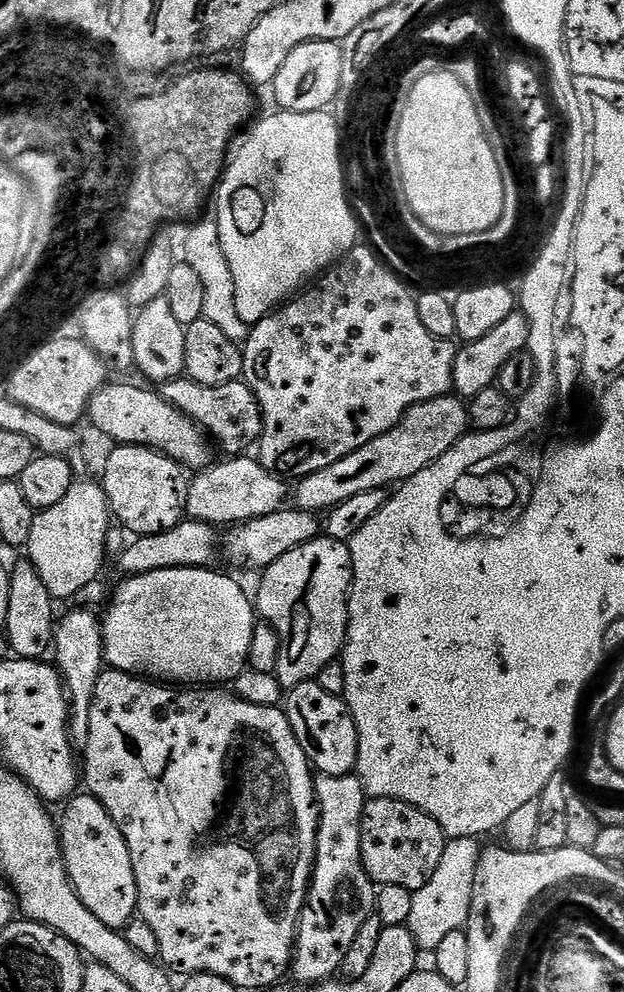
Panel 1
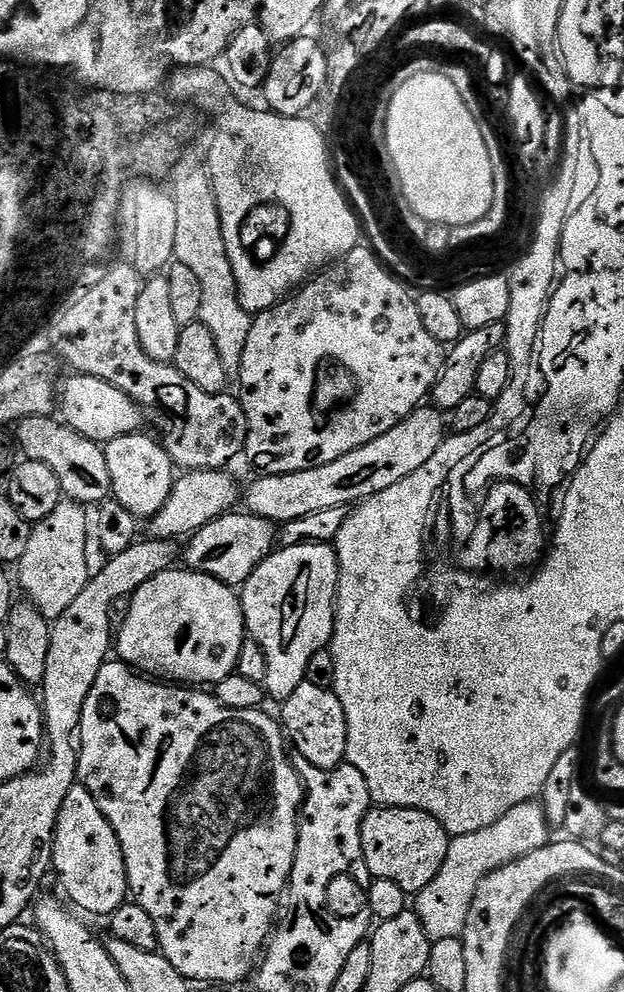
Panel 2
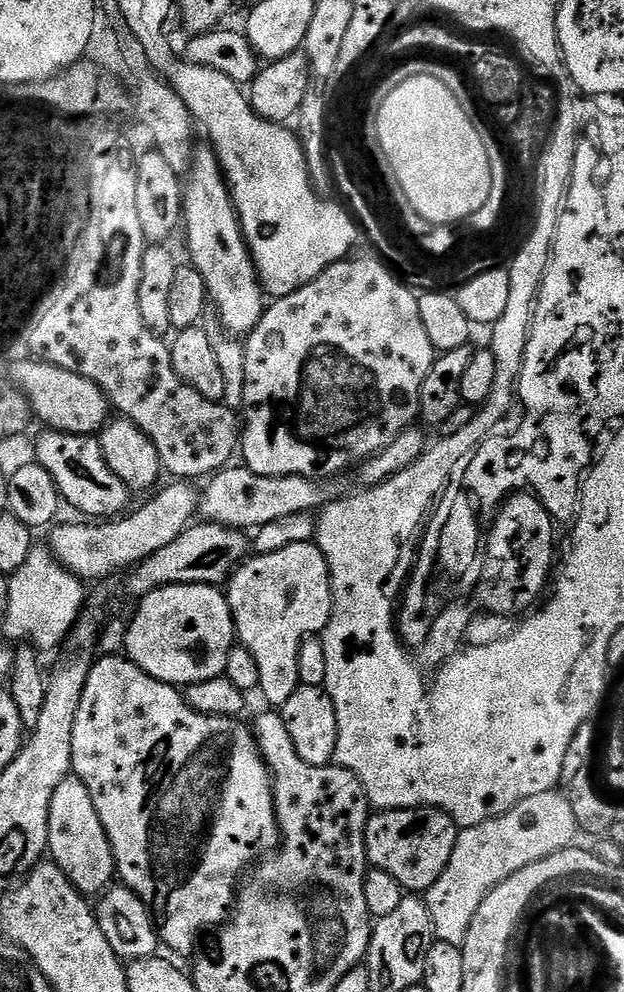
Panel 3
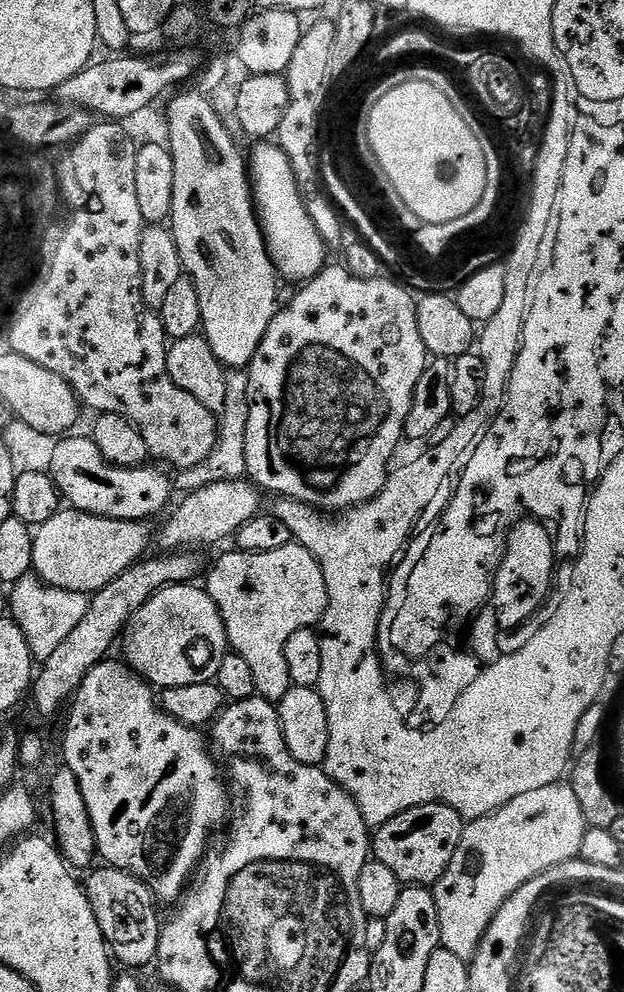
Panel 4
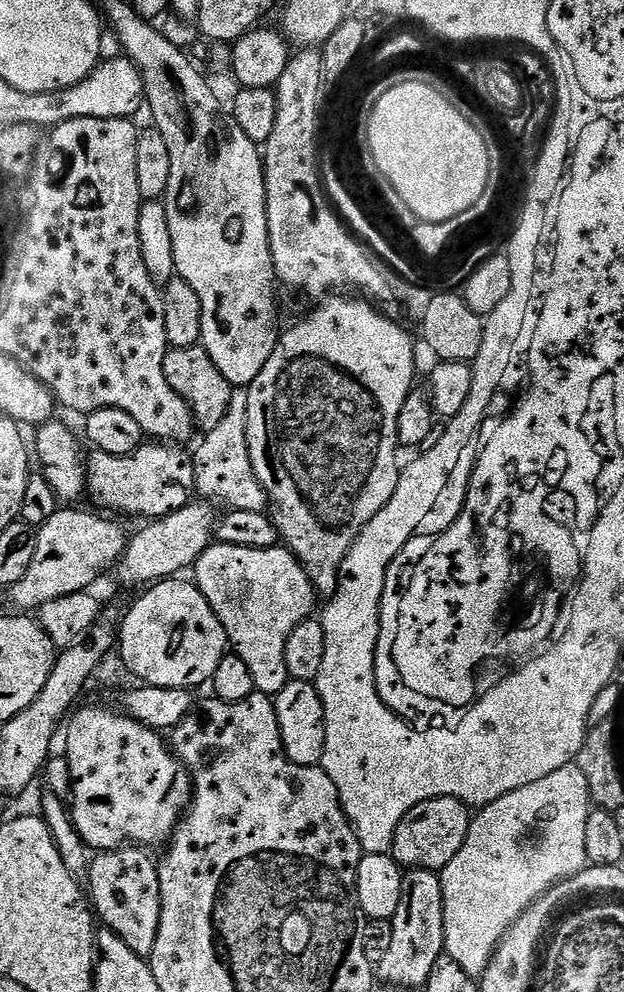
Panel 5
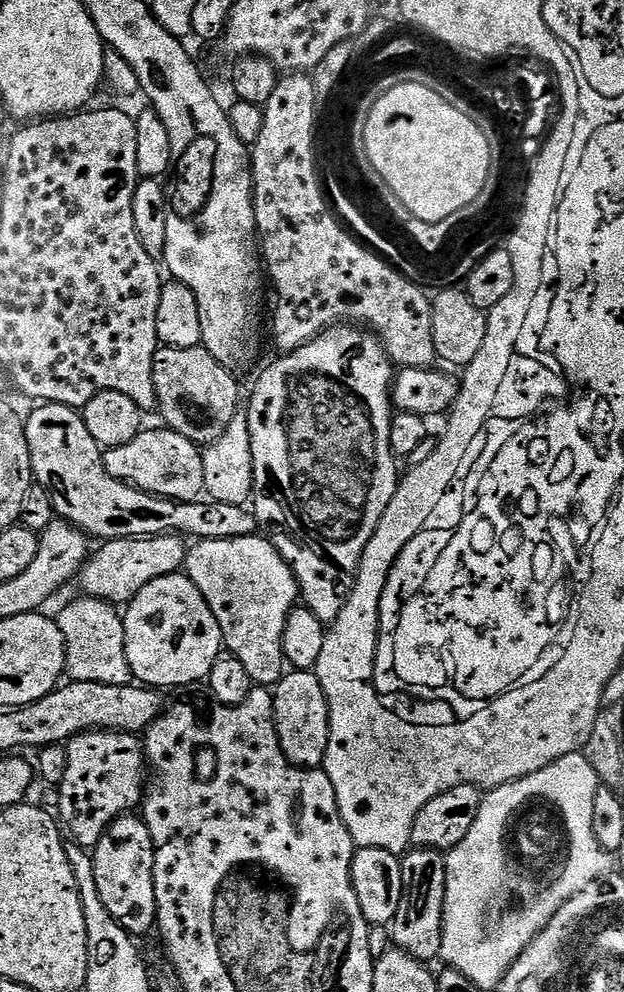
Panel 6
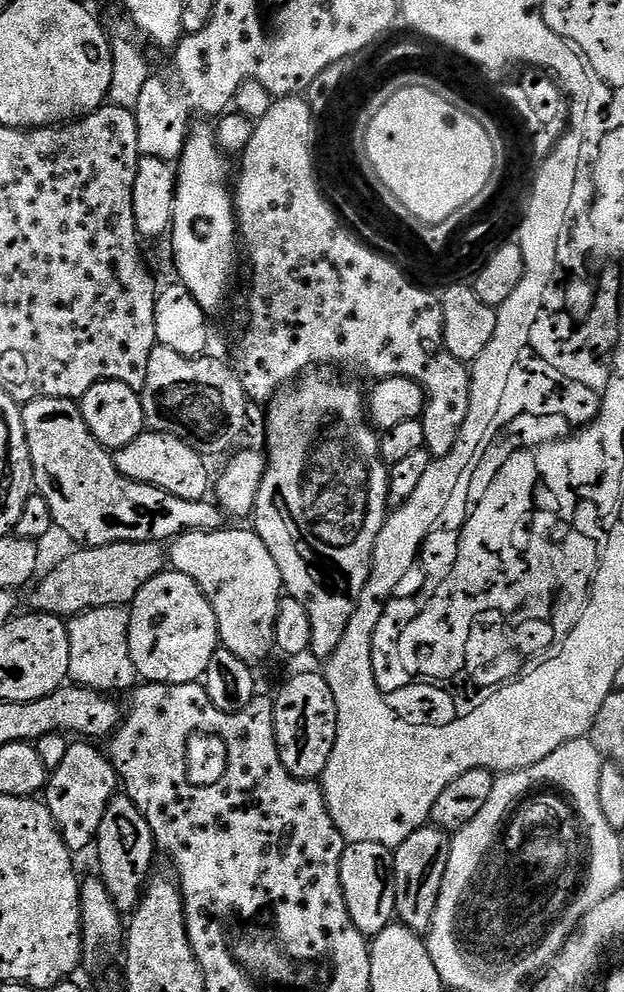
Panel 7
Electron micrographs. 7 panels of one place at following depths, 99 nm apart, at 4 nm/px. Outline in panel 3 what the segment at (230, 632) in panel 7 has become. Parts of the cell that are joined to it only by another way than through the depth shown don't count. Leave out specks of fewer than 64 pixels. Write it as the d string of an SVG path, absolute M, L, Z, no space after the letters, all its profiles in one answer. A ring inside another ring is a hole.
M315 543L286 546L286 550L278 550L274 554L266 554L265 556L253 555L251 558L245 559L244 563L233 572L231 580L226 585L226 595L228 605L232 611L232 620L236 623L236 634L239 643L246 650L250 650L250 654L254 654L254 662L258 662L259 695L264 695L264 700L268 703L265 705L276 710L283 709L284 703L290 698L290 694L294 694L297 688L301 687L298 678L298 650L302 646L302 642L323 633L328 621L332 618L332 575L328 573L326 558L320 553L320 549Z

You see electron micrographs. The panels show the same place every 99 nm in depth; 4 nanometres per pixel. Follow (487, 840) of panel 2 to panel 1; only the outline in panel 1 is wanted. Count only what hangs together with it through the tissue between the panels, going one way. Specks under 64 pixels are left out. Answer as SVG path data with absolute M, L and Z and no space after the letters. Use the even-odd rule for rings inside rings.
M476 838L449 839L442 850L442 862L438 862L438 870L434 870L430 882L412 894L414 907L410 909L406 926L421 953L435 953L447 936L467 925L474 894L474 870L478 870L481 847L481 841Z

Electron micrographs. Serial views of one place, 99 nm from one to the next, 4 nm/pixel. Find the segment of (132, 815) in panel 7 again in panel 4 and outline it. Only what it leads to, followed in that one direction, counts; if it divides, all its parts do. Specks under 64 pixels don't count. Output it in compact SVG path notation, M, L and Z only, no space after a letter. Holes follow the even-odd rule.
M100 866L91 873L88 884L86 880L86 891L88 901L94 910L94 918L98 918L98 926L102 926L102 934L106 938L109 949L117 961L120 960L125 964L125 969L136 970L132 968L144 968L150 965L156 959L156 951L158 950L158 942L160 941L160 930L162 927L162 916L156 913L156 900L153 889L144 880L126 871L125 868L113 868L111 866Z

